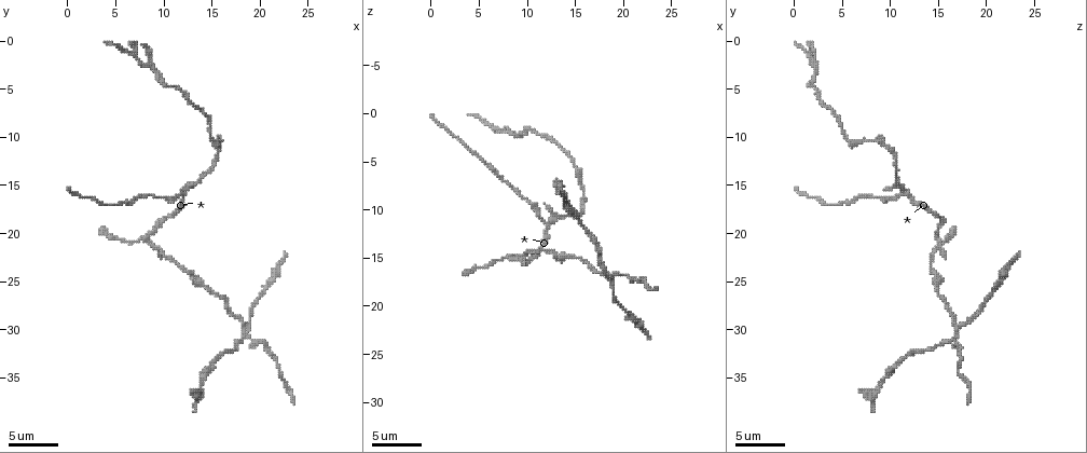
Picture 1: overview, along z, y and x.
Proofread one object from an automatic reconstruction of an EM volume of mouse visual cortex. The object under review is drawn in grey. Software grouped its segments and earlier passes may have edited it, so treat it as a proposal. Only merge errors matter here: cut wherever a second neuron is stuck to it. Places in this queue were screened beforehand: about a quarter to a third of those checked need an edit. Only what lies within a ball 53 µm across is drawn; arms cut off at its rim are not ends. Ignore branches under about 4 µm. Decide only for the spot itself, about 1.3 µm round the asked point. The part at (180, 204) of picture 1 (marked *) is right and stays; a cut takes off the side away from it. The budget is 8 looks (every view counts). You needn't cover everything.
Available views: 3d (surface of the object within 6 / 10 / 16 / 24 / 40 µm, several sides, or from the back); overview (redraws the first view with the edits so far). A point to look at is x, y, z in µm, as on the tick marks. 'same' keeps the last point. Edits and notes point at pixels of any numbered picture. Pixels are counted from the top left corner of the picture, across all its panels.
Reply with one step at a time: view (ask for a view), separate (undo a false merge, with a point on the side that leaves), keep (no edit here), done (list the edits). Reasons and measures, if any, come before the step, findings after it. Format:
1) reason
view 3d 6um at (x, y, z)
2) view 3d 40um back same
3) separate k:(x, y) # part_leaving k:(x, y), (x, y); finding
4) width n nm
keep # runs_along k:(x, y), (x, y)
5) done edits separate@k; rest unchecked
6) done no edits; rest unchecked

a fork
view 3d 10um at (18.6, 29.8, 17.2)

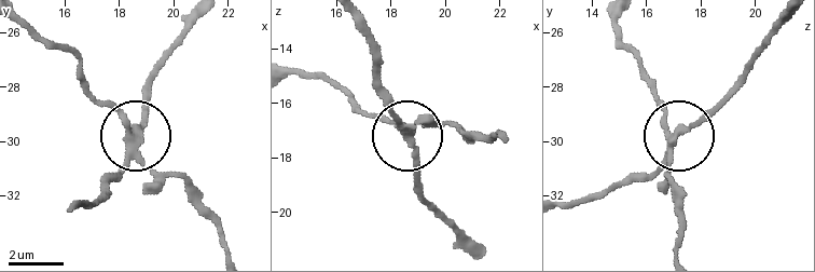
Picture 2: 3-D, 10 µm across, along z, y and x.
side_arm 11 um
separate 2:(115, 176) # part_leaving 2:(130, 146), (108, 187), (86, 206); two neurons meet here

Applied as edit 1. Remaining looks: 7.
arms part here
view 3d 10um at (8.2, 20.6, 15.2)

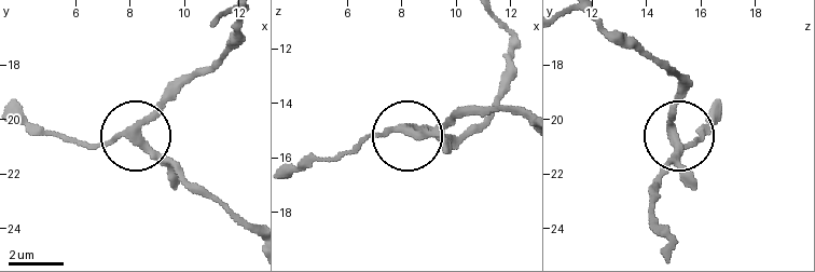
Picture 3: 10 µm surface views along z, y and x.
view 3d 10um back at (8.3, 20.8, 15.0)

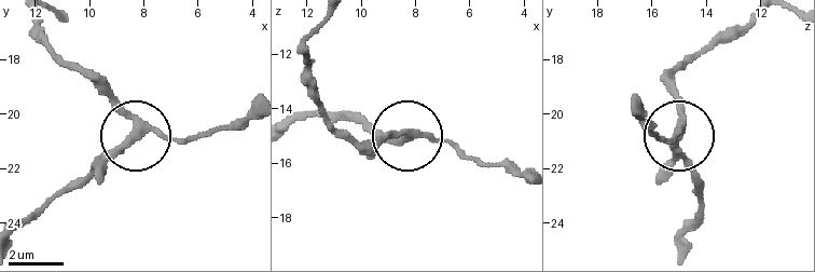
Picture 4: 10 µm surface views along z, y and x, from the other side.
width 260 nm
keep # runs_along 4:(41, 32), (138, 135), (198, 137); continuous, no second neuron

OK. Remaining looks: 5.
a fork
view 3d 6um at (12.2, 15.4, 11.6)

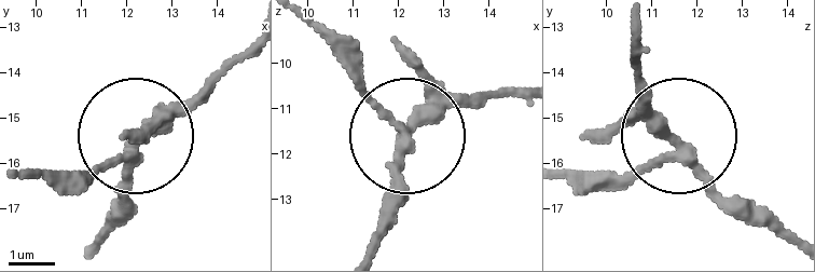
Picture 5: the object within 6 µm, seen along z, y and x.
arms 3
separate 5:(362, 94) # part_leaving 5:(408, 134), (306, 22); two neurons meet here

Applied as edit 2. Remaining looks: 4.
view overview

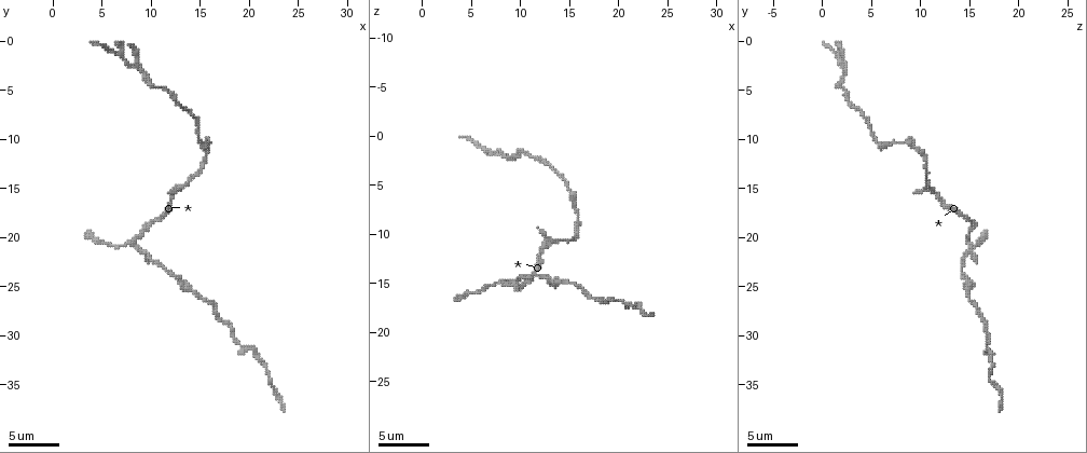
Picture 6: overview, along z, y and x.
thin neck
view 3d 10um at (15.8, 10.2, 8.2)

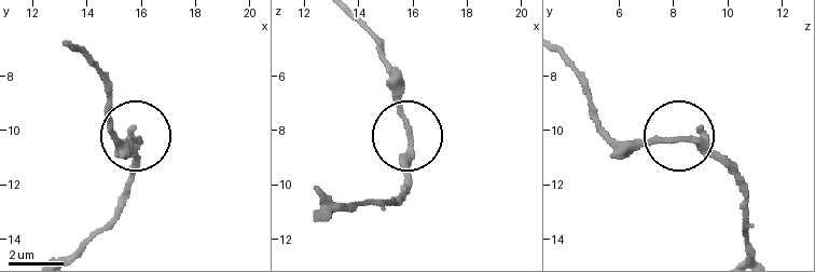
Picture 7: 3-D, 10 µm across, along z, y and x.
view 3d 6um at (15.8, 10.3, 8.0)

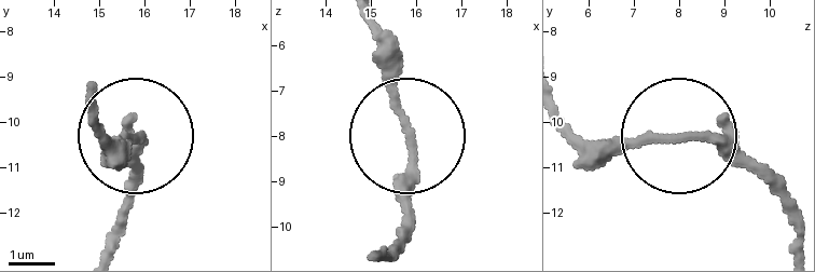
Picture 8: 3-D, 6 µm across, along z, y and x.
keep # runs_along 8:(793, 231), (774, 196), (705, 143), (569, 138); continuous, no second neuron

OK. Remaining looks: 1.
done edits separate@2, separate@5; rest unchecked

